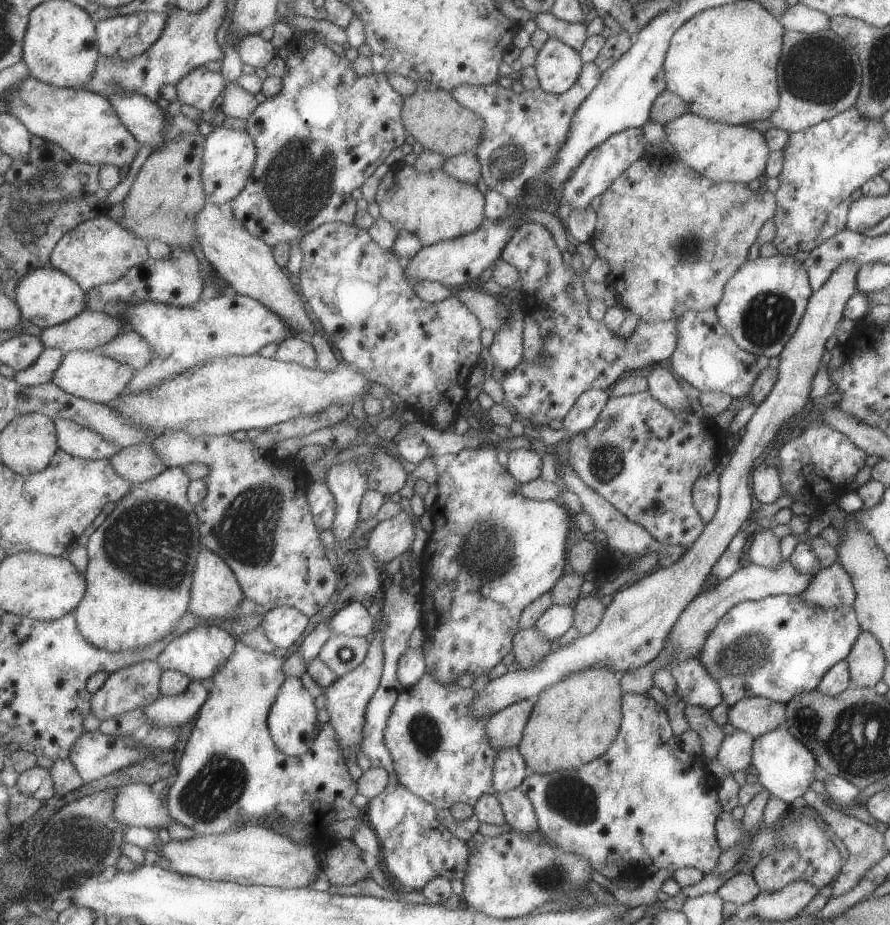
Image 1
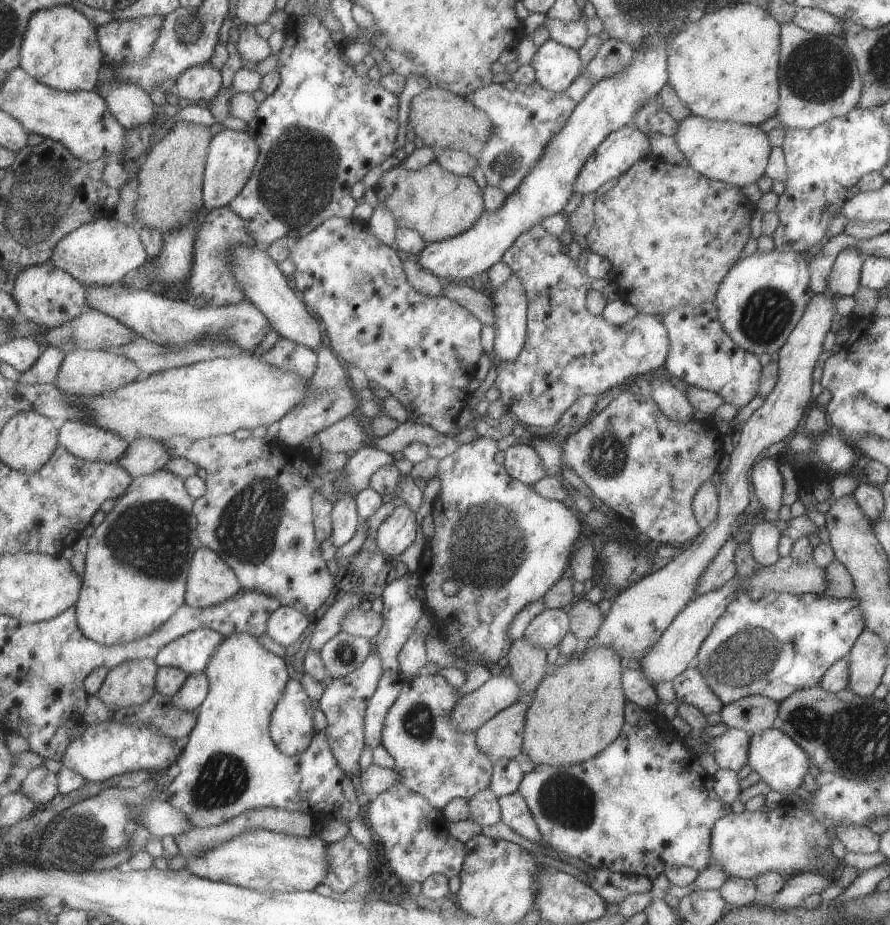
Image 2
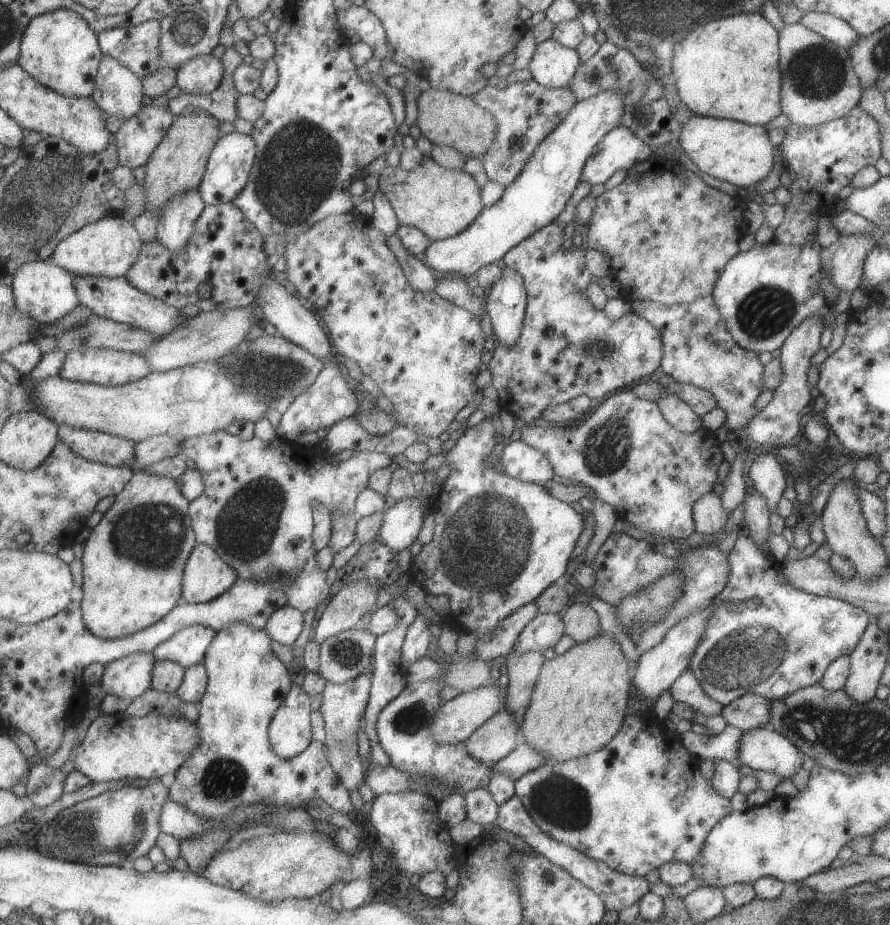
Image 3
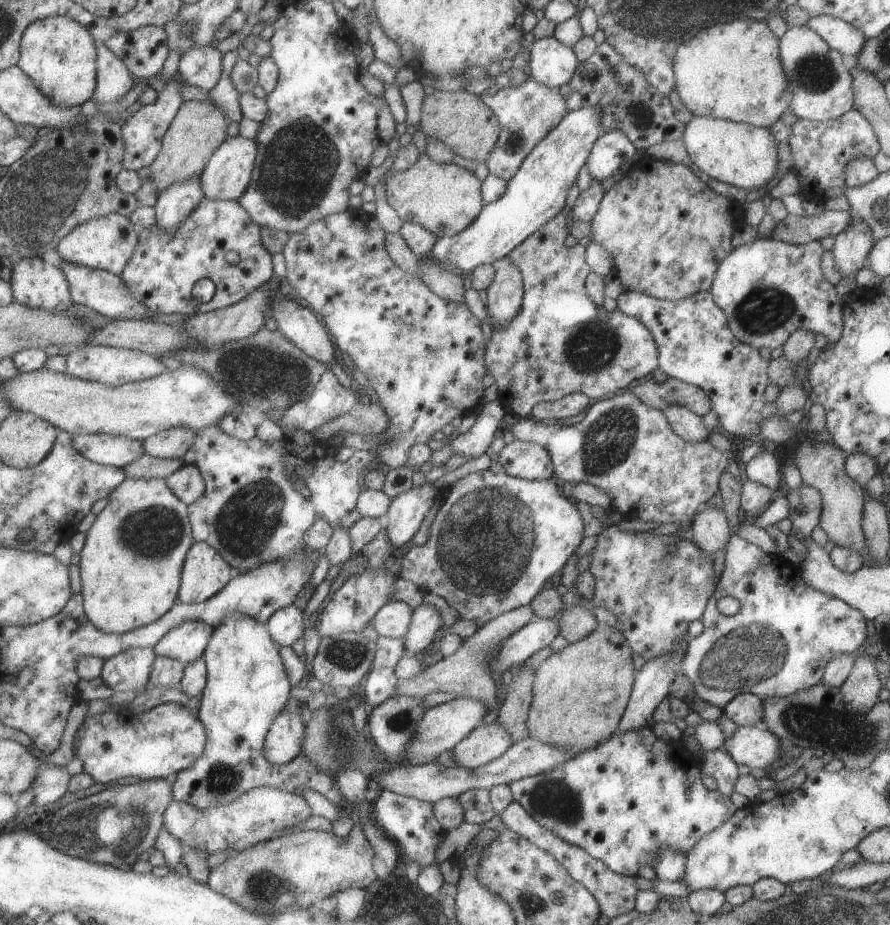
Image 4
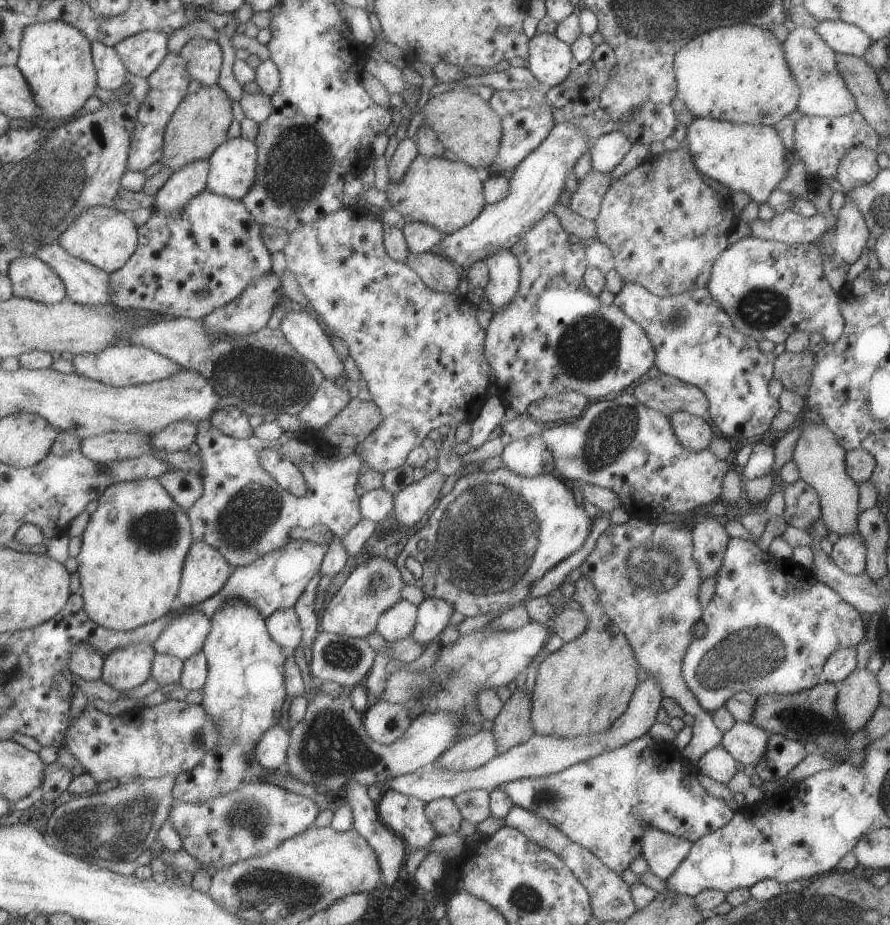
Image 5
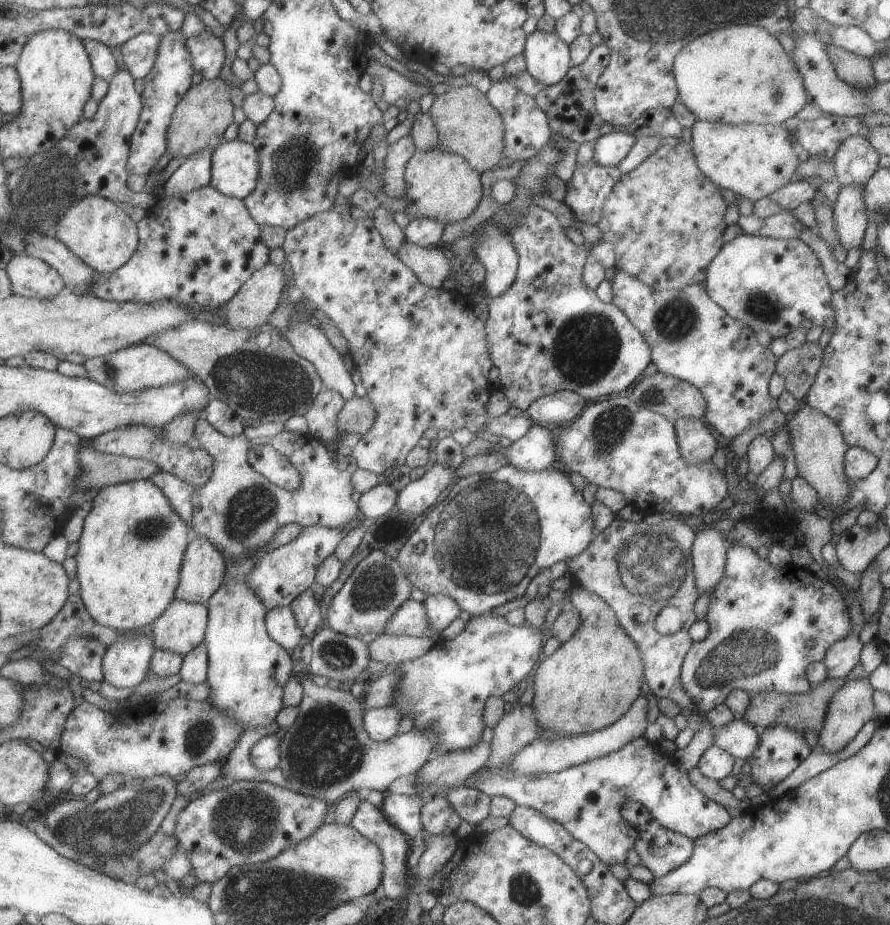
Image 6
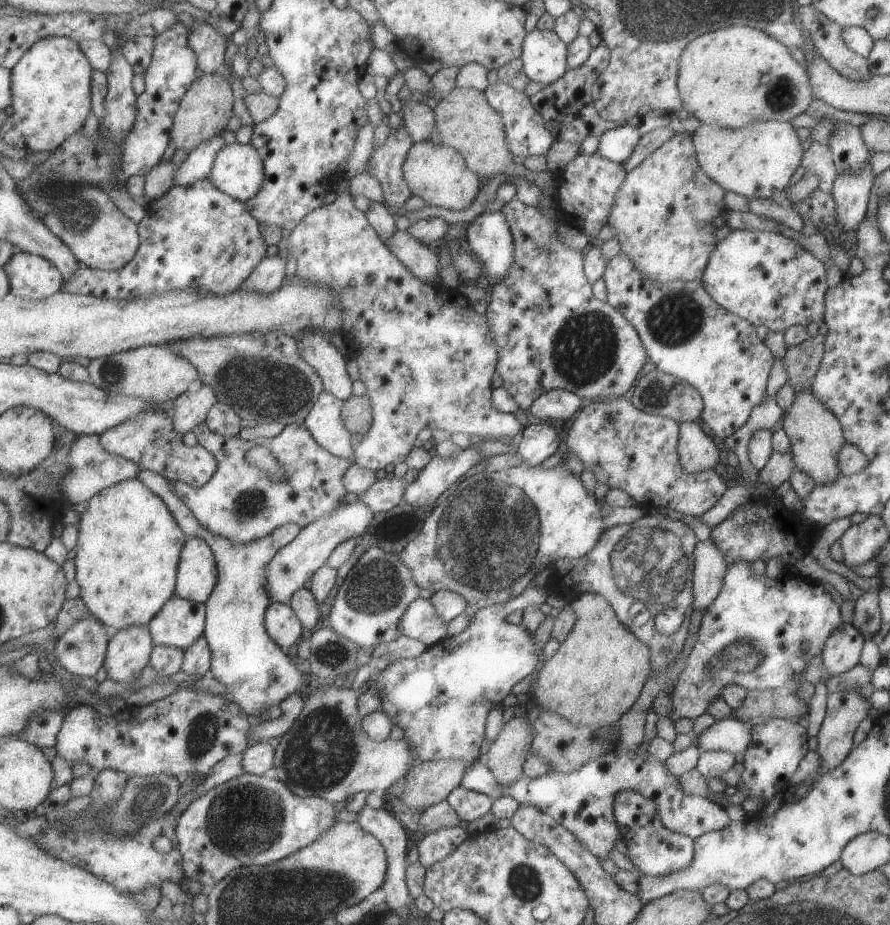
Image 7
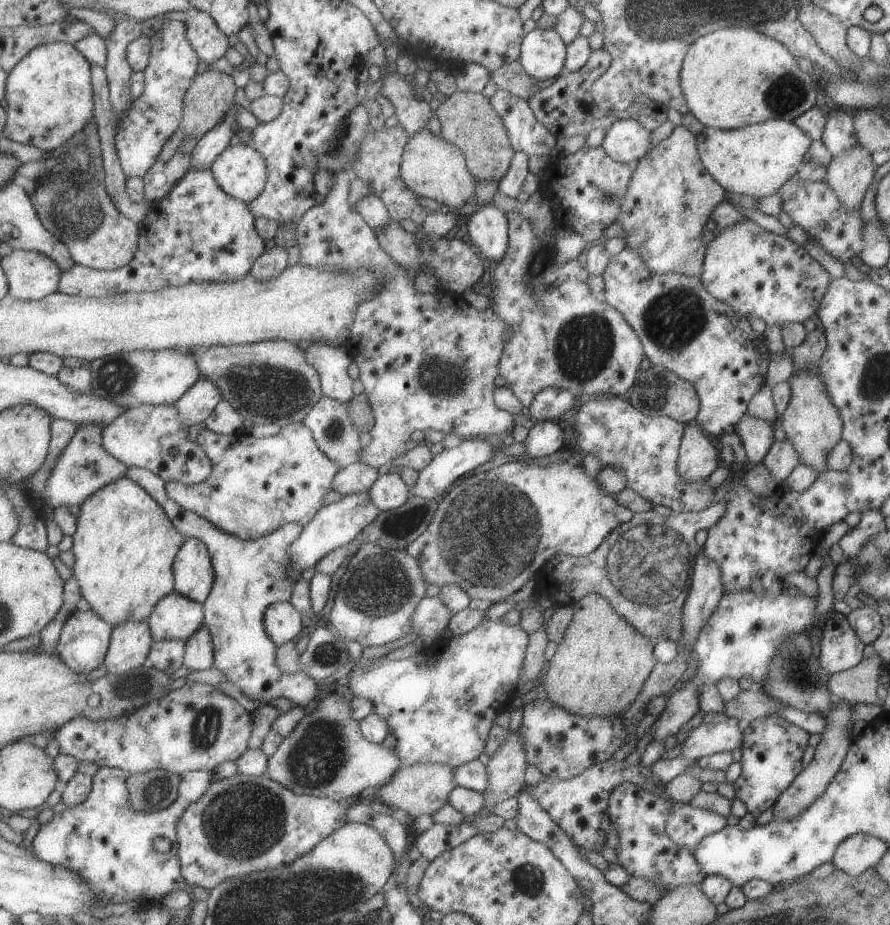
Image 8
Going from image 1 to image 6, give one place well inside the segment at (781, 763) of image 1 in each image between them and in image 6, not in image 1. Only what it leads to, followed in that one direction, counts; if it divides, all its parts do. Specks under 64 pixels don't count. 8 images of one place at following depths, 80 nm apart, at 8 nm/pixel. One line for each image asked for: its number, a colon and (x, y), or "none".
2: (776, 759)
3: (762, 749)
4: (754, 746)
5: (746, 742)
6: (738, 738)

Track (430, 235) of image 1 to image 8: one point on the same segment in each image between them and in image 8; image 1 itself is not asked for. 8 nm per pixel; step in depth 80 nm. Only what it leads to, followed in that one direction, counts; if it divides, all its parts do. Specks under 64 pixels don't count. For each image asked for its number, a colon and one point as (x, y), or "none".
2: (440, 205)
3: (443, 203)
4: (446, 198)
5: (449, 194)
6: (441, 184)
7: (439, 174)
8: (432, 167)

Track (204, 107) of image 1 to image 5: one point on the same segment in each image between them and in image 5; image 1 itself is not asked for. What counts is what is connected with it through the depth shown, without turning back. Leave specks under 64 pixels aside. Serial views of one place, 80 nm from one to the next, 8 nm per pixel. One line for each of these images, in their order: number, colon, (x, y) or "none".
2: (199, 85)
3: (203, 75)
4: (202, 66)
5: (204, 57)

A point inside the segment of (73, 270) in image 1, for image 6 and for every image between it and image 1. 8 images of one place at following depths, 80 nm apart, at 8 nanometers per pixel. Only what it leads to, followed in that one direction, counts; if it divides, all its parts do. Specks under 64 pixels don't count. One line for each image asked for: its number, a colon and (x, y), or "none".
2: (107, 251)
3: (109, 248)
4: (108, 242)
5: (106, 237)
6: (102, 233)

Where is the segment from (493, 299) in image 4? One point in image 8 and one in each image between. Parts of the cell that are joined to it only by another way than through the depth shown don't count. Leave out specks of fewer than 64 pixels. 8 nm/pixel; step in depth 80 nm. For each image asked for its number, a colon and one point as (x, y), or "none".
5: (504, 281)
6: (495, 248)
7: (490, 236)
8: (488, 228)

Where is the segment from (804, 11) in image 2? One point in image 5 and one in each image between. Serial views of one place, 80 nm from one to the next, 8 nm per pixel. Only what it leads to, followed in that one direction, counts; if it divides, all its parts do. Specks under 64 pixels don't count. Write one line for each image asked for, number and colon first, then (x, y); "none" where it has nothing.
3: (831, 28)
4: (839, 35)
5: (844, 38)

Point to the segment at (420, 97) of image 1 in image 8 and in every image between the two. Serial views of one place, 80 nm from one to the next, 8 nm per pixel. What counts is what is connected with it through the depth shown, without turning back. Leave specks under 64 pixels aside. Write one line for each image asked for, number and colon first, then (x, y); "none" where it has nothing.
2: (442, 119)
3: (446, 118)
4: (462, 120)
5: (467, 124)
6: (469, 124)
7: (467, 121)
8: (468, 119)

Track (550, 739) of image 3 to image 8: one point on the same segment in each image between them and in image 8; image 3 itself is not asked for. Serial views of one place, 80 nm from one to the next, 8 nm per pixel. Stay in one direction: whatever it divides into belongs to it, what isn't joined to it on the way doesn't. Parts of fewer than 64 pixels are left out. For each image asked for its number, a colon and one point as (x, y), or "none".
4: (580, 692)
5: (580, 689)
6: (590, 681)
7: (596, 674)
8: (600, 665)

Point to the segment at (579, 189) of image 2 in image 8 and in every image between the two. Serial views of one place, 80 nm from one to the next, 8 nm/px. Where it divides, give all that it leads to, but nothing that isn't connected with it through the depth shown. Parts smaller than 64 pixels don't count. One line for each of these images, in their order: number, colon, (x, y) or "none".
3: (618, 149)
4: (610, 149)
5: (605, 153)
6: (609, 149)
7: (616, 144)
8: (626, 140)

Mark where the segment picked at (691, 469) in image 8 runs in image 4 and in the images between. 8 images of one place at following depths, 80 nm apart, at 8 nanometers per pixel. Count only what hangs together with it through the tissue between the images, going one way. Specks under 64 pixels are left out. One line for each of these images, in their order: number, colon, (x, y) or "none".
4: (687, 426)
5: (694, 433)
6: (696, 444)
7: (697, 452)

